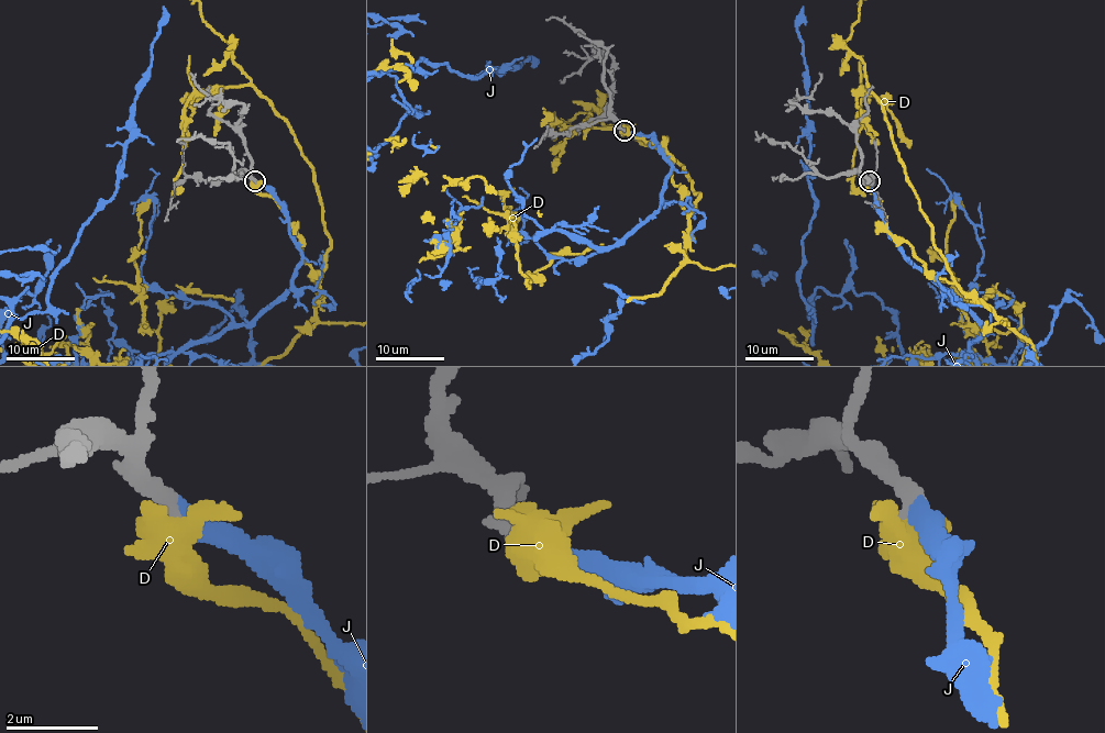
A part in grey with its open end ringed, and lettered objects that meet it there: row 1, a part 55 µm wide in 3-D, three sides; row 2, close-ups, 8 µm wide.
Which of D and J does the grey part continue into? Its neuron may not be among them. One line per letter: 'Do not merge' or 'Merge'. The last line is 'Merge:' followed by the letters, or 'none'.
D: Do not merge
J: Merge
Merge: J

